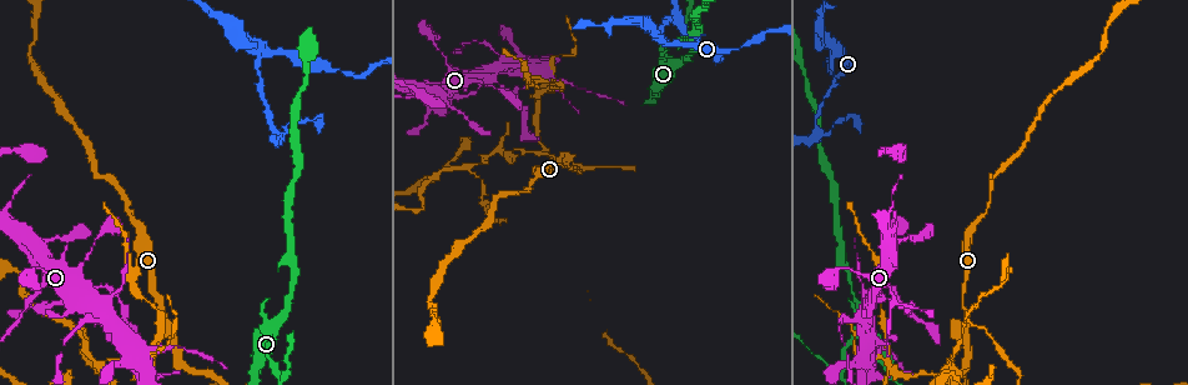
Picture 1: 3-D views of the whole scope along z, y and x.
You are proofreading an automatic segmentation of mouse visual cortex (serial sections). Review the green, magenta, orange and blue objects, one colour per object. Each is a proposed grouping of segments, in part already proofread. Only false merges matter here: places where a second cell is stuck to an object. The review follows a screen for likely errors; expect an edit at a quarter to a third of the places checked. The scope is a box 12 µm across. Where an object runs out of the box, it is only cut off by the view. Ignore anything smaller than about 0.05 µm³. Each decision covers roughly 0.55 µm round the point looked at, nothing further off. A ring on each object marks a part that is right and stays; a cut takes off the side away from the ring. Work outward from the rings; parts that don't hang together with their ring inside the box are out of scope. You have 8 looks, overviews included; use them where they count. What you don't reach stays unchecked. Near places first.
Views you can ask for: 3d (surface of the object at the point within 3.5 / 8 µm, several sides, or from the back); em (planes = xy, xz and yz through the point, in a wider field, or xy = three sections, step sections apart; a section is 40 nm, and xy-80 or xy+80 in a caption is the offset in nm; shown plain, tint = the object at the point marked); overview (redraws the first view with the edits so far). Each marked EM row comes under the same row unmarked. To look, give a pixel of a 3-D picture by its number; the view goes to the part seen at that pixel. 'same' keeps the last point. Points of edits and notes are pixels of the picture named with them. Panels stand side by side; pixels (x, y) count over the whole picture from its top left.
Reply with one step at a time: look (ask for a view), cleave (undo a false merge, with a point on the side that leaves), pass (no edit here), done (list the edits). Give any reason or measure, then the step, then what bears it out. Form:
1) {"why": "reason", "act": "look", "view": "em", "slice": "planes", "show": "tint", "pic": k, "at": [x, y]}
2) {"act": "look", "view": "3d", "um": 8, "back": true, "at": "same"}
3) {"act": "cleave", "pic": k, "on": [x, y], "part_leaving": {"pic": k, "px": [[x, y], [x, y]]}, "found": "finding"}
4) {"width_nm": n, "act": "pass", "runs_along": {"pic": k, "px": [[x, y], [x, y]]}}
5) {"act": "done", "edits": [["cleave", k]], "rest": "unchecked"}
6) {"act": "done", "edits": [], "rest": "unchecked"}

{"why": "branch point", "act": "look", "view": "3d", "um": 3.5, "pic": 1, "at": [967, 331]}

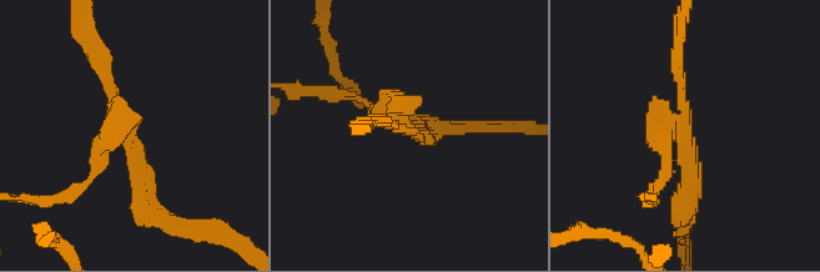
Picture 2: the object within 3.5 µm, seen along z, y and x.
{"arms": 3, "arm_widths_nm": [150, 150, 250], "act": "look", "view": "em", "slice": "xy", "step": 2, "show": "tint", "pic": 2, "at": [403, 127]}

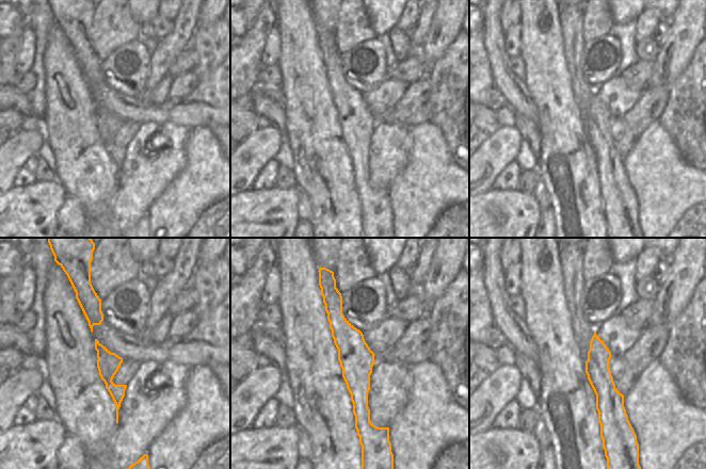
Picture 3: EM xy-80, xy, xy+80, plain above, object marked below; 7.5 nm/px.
{"act": "cleave", "pic": 2, "on": [668, 164], "part_leaving": {"pic": 2, "px": [[675, 125], [649, 201]]}, "found": "two cells meet here"}

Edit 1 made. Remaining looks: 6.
{"why": "sharp bend", "act": "look", "view": "3d", "um": 3.5, "pic": 1, "at": [29, 301]}

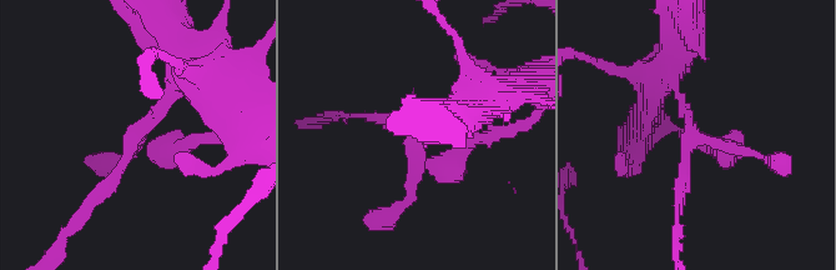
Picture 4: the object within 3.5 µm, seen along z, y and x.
{"why": "shape alone is not enough", "act": "look", "view": "em", "slice": "xy", "step": 2, "show": "tint", "pic": 4, "at": [693, 140]}

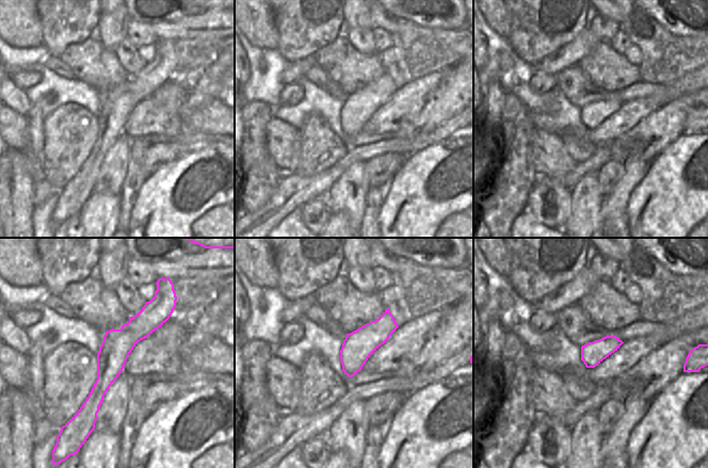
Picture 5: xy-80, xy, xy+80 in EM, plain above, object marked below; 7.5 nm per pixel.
{"act": "pass", "runs_along": {"pic": 4, "px": [[656, 76], [683, 96], [691, 138], [769, 158]]}, "found": "one cell here"}

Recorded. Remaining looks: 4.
{"why": "arms part here", "act": "look", "view": "3d", "um": 3.5, "pic": 1, "at": [258, 50]}

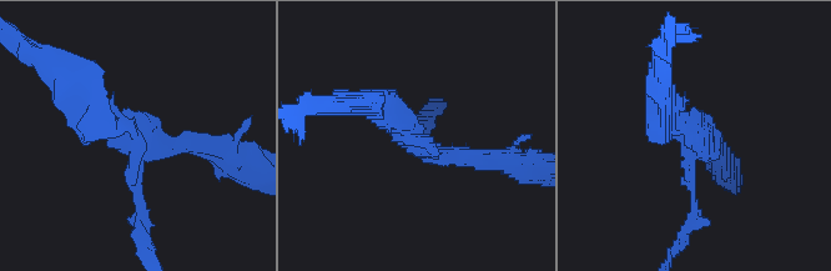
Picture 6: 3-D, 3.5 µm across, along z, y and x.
{"arms": 3, "arm_widths_nm": [100, 250, 300], "act": "look", "view": "em", "slice": "xy", "step": 3, "show": "tint", "pic": 6, "at": [415, 141]}

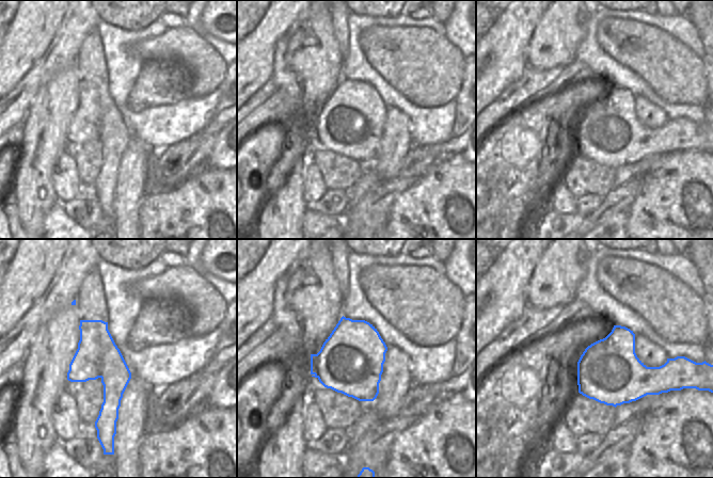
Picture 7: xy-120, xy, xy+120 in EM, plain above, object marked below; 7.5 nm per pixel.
{"width_nm": 480, "act": "cleave", "pic": 6, "on": [100, 85], "part_leaving": {"pic": 6, "px": [[120, 124], [35, 51]]}, "found": "two cells meet here"}

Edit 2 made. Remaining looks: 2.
{"act": "done", "edits": [["cleave", 2], ["cleave", 6]], "rest": "unchecked"}

